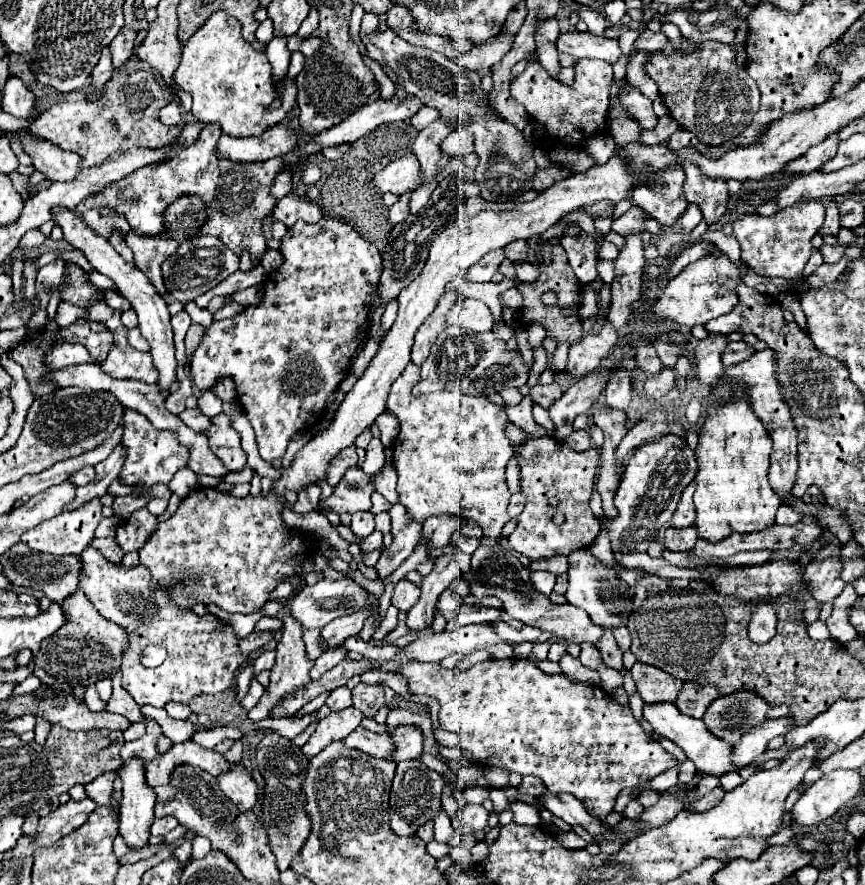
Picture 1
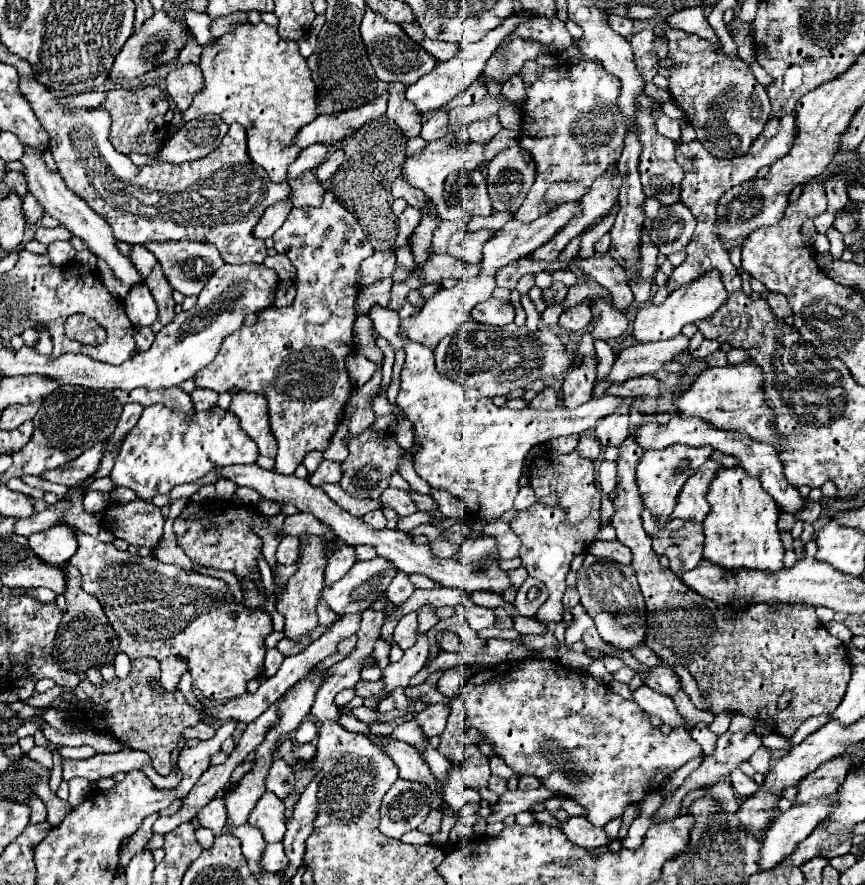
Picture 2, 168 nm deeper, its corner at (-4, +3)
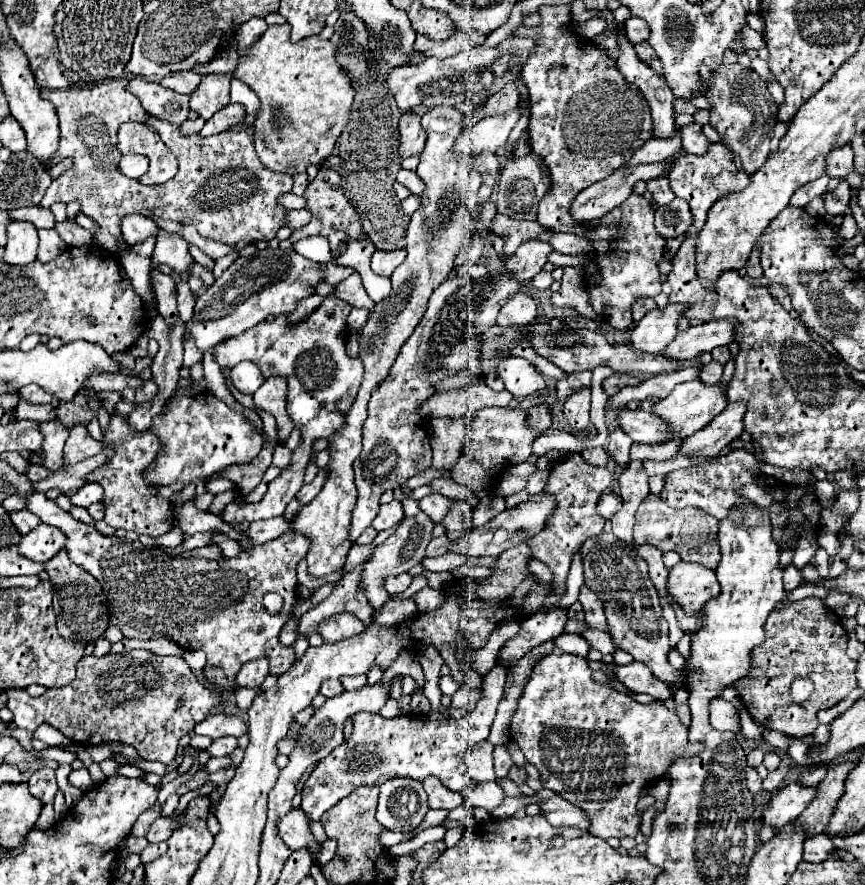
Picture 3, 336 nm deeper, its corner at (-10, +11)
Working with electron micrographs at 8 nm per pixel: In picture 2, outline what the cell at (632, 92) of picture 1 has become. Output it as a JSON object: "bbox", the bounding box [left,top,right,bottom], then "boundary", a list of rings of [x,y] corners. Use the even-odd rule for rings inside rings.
{"bbox":[656,111,680,143],"boundary":[[[656,111],[656,125],[658,125],[658,133],[672,139],[674,143],[680,143],[680,123],[678,121],[666,117],[662,111]]]}

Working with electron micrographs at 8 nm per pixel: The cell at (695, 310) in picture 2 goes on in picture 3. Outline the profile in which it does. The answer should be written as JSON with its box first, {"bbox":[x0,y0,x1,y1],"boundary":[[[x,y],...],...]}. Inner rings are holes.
{"bbox":[630,305,686,353],"boundary":[[[666,305],[664,309],[648,311],[632,329],[630,341],[636,351],[662,353],[678,333],[678,319],[684,317],[686,305]]]}

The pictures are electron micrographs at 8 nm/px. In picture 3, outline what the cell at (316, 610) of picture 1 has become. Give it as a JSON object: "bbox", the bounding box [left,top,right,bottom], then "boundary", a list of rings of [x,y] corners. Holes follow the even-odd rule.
{"bbox":[360,513,434,609],"boundary":[[[420,513],[416,517],[404,517],[404,521],[396,529],[396,533],[390,535],[382,545],[378,545],[374,549],[374,553],[364,561],[364,569],[360,573],[360,589],[366,593],[366,597],[374,609],[378,609],[388,599],[386,589],[382,589],[382,581],[386,581],[386,577],[390,577],[390,575],[408,571],[410,567],[414,567],[416,563],[420,563],[424,559],[426,545],[432,539],[432,527],[434,527],[434,521],[426,513]]]}

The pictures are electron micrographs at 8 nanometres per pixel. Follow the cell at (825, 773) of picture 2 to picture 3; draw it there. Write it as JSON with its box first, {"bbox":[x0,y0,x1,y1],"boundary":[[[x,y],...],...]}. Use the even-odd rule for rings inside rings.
{"bbox":[764,783,818,829],"boundary":[[[800,783],[784,785],[776,795],[772,795],[768,807],[764,809],[766,823],[778,829],[788,821],[796,819],[814,799],[814,789],[818,789],[818,785],[800,785]]]}

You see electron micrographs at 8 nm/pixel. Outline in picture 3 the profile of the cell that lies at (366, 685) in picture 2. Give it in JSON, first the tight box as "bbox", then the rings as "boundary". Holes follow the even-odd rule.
{"bbox":[340,675,366,691],"boundary":[[[352,675],[352,677],[342,677],[340,679],[344,689],[346,691],[354,691],[354,689],[360,689],[366,685],[366,675]]]}

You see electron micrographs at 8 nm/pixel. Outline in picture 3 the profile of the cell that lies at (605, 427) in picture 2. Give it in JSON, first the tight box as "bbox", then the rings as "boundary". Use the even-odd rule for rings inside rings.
{"bbox":[608,429,634,467],"boundary":[[[614,429],[608,437],[608,451],[610,455],[620,463],[620,467],[624,467],[630,459],[628,459],[628,451],[630,451],[630,445],[634,441],[630,441],[630,437],[626,433],[622,433],[622,429]]]}

